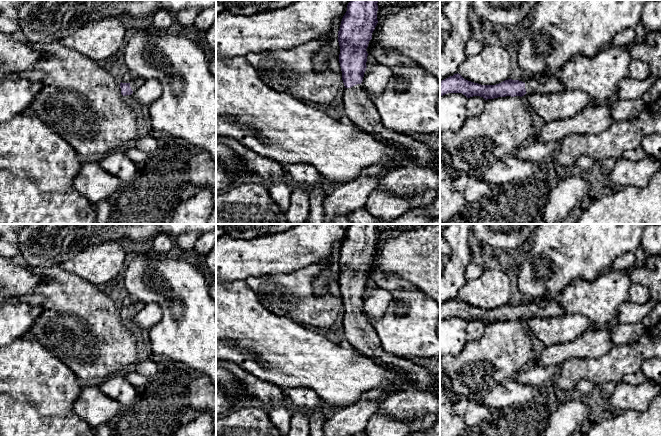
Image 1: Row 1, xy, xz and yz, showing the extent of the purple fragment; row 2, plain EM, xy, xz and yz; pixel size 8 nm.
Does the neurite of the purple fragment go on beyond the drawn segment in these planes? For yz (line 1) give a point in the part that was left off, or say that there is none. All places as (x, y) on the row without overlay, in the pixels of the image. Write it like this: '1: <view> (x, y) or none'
1: yz (541, 308)

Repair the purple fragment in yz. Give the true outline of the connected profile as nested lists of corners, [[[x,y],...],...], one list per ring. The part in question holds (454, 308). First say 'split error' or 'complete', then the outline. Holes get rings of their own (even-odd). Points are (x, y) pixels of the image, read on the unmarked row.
split error | [[[454,298],[440,305],[440,320],[448,317],[462,317],[467,322],[483,321],[485,324],[506,320],[524,320],[526,317],[547,318],[559,317],[566,312],[558,299],[538,299],[528,303],[525,307],[508,303],[496,309],[481,309],[464,303],[460,298]]]

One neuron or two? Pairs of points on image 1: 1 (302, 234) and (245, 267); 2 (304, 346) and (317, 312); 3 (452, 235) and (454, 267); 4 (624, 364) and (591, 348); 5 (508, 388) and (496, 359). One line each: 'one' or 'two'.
1: one
2: two
3: one
4: two
5: two

